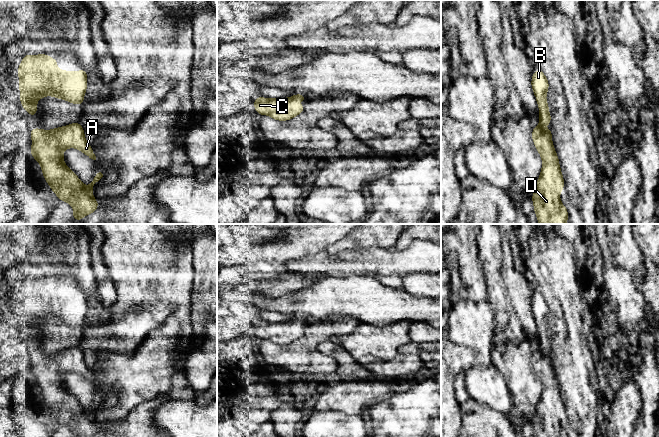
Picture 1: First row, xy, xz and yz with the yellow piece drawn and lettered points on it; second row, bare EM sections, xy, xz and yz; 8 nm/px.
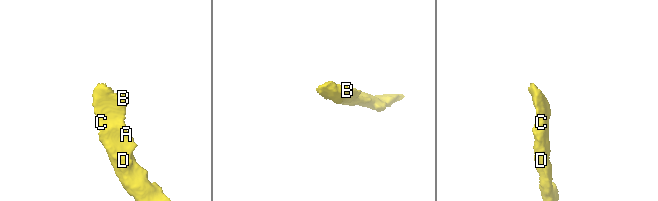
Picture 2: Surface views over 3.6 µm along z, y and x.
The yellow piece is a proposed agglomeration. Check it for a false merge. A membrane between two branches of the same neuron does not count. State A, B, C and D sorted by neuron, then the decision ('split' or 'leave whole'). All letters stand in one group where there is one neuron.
A B C D; leave whole

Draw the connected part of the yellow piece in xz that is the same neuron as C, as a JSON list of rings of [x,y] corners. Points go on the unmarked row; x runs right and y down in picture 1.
[[[303,317],[286,322],[256,321],[253,332],[260,340],[268,339],[277,345],[288,345],[301,338],[305,333],[305,329],[290,329],[289,325],[307,325],[307,322]]]

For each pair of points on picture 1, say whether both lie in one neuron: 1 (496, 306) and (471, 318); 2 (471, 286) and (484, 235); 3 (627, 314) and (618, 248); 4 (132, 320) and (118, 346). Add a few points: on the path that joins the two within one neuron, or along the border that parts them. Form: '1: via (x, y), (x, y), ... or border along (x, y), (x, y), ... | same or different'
1: border along (490, 308), (493, 313) | different
2: border along (479, 259), (485, 282) | different
3: border along (610, 246), (612, 261), (629, 272), (635, 286) | different
4: via (126, 326), (118, 334), (118, 340) | same

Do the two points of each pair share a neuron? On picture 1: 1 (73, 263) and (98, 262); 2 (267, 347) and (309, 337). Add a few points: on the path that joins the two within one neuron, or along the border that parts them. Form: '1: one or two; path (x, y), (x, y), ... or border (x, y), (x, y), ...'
1: two; border (87, 250), (90, 256), (90, 267), (96, 283)
2: one; path (277, 348), (299, 345)

